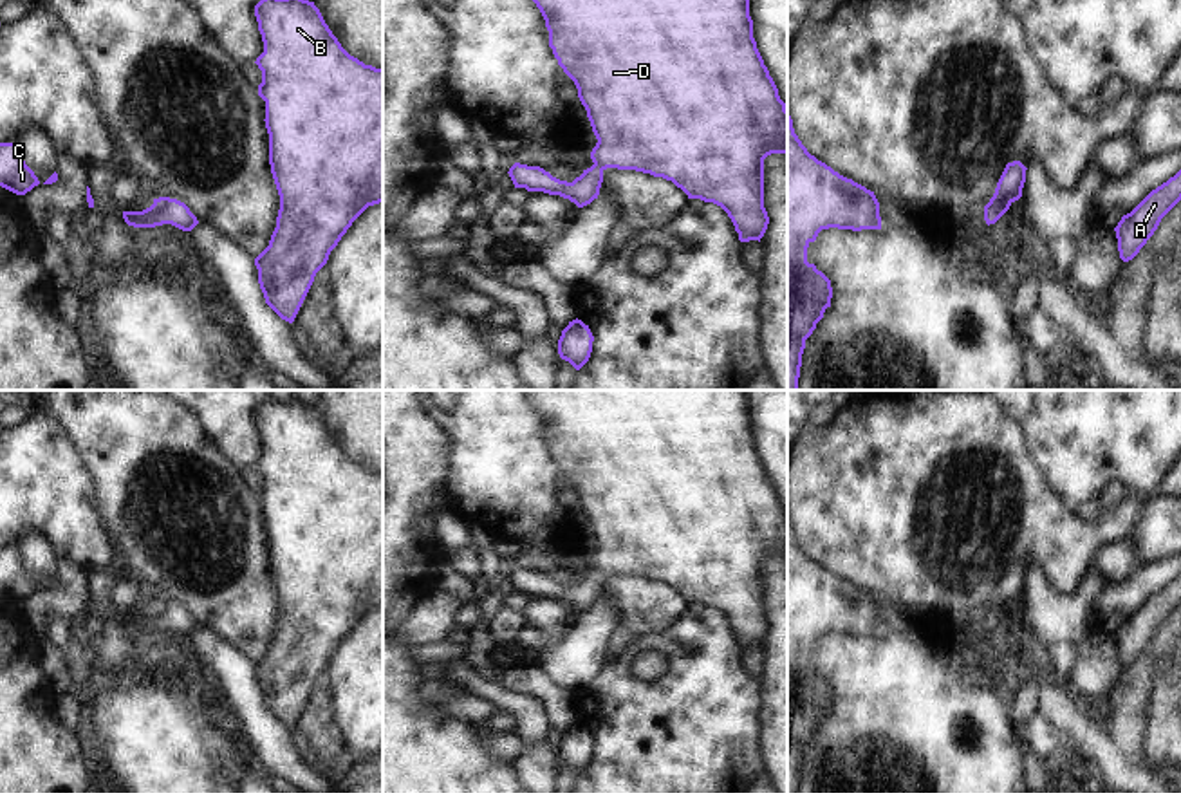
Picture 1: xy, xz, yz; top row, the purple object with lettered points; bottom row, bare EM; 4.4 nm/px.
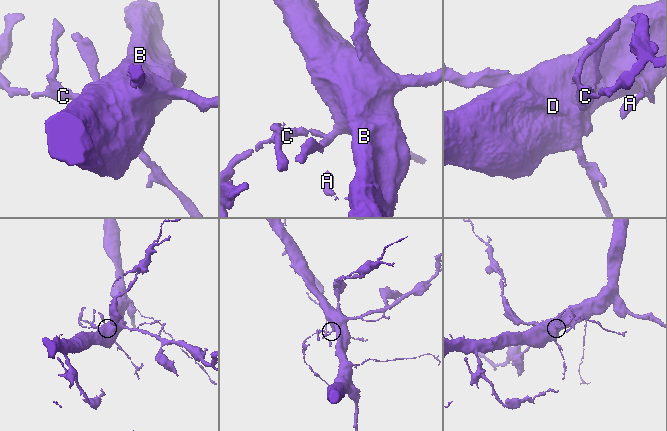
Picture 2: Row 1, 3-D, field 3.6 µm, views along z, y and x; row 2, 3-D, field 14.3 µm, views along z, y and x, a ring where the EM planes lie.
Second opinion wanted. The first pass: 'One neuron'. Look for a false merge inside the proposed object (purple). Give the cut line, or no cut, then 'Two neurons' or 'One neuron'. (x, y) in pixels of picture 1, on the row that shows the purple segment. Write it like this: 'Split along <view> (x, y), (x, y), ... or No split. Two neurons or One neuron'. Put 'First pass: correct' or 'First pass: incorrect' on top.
First pass: correct
No split. One neuron

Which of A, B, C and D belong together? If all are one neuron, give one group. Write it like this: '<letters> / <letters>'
A B C D

